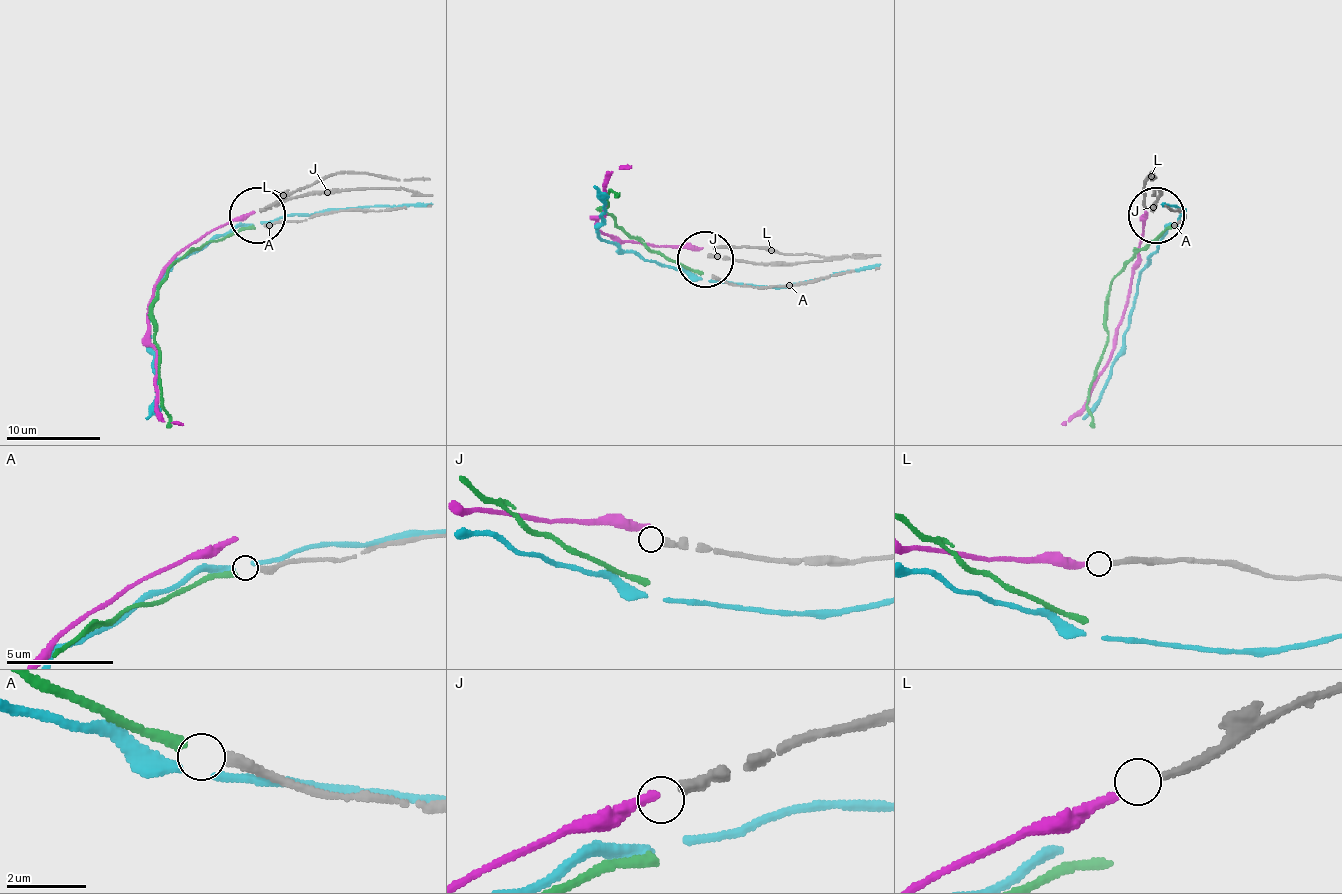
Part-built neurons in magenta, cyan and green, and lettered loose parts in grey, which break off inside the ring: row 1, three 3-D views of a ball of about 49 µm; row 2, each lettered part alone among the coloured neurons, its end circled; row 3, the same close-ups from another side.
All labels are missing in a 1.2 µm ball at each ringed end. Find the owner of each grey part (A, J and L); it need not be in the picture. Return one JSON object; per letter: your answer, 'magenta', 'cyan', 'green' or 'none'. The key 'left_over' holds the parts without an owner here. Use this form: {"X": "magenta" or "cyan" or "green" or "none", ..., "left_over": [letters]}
{"A": "green", "J": "none", "L": "magenta", "left_over": ["J"]}

